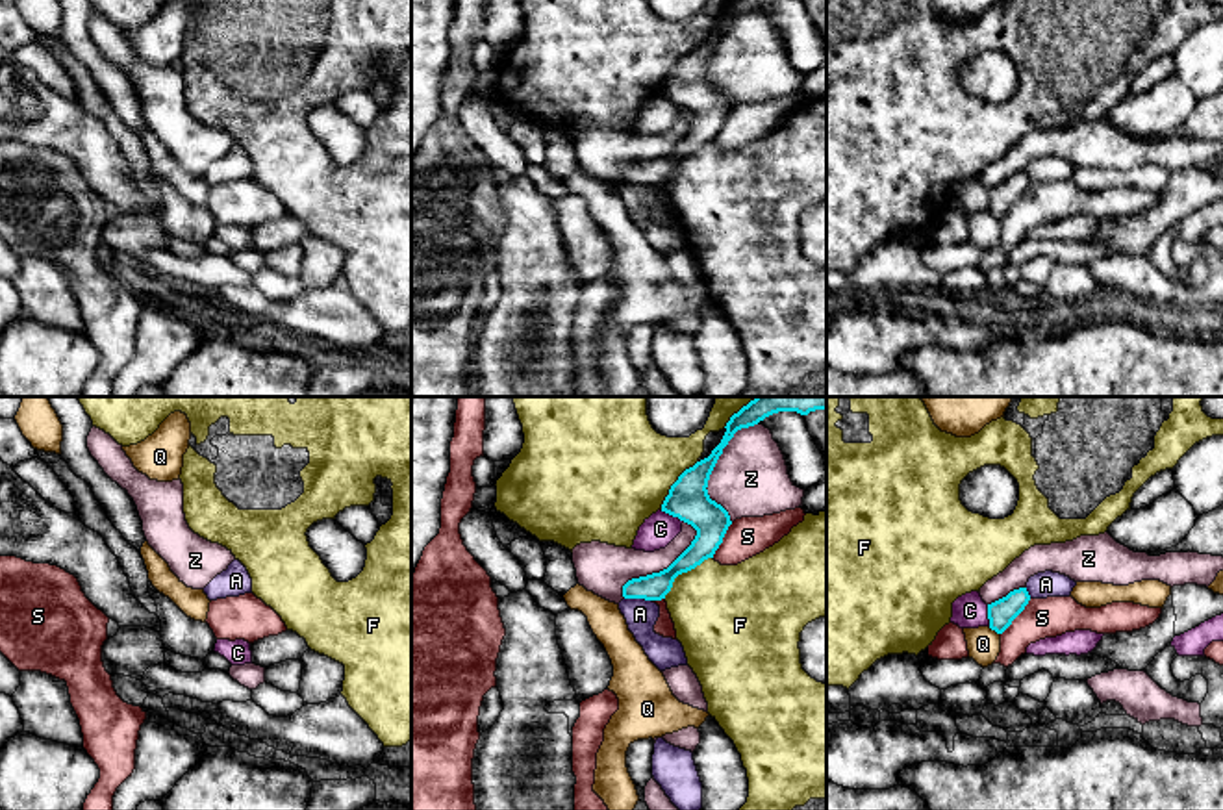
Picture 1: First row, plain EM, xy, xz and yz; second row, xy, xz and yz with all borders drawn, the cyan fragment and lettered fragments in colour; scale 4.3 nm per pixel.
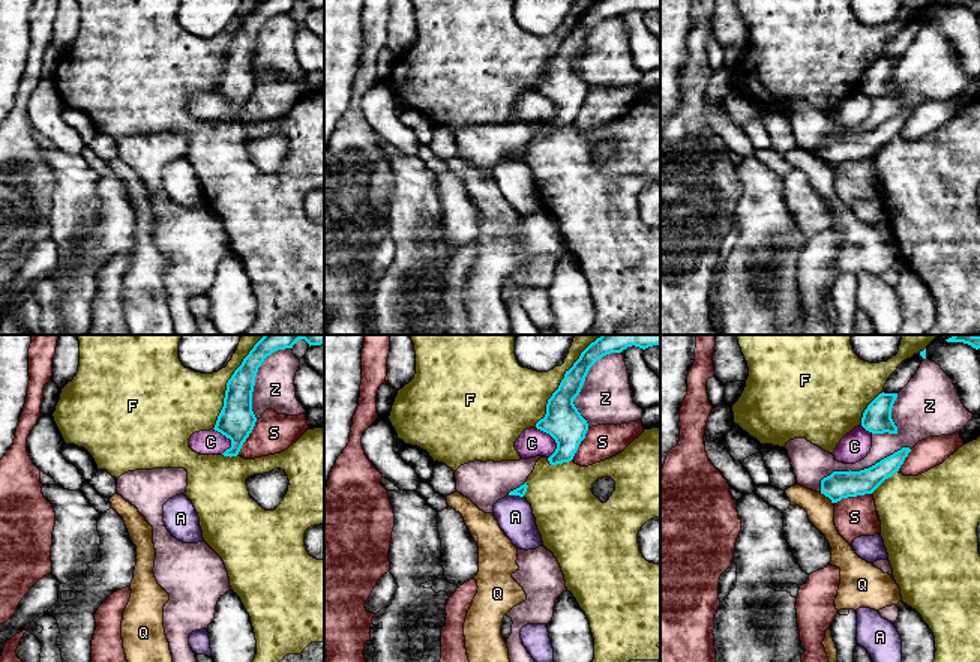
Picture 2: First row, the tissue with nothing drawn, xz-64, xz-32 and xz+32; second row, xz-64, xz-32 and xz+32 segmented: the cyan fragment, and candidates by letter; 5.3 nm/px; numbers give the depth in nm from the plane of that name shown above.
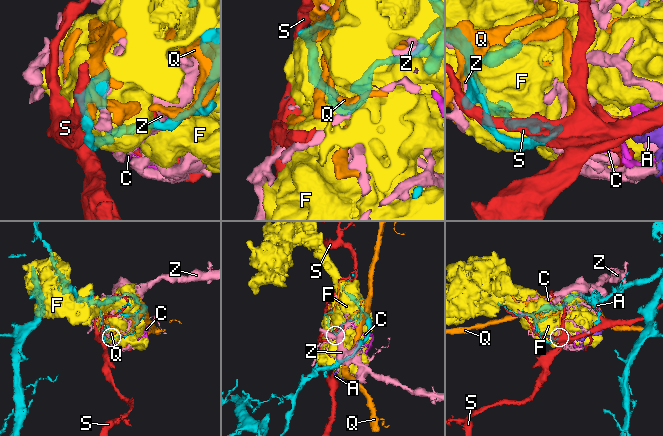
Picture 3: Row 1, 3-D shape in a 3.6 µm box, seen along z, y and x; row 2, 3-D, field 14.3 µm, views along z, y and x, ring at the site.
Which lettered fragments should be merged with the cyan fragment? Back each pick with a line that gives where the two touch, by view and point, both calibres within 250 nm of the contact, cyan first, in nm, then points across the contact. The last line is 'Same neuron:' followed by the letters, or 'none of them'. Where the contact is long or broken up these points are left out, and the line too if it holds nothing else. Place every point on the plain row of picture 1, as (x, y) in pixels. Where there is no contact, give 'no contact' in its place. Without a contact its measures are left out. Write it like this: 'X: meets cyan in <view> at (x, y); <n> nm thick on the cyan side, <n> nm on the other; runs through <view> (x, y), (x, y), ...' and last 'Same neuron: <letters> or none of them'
Same neuron: none of them

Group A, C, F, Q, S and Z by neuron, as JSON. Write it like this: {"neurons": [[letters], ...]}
{"neurons": [["A"], ["C"], ["F"], ["Q"], ["S"], ["Z"]]}

